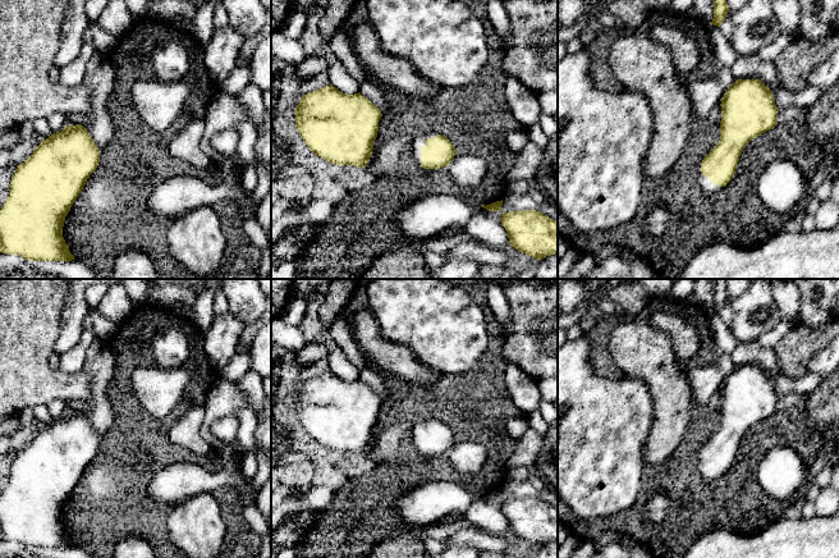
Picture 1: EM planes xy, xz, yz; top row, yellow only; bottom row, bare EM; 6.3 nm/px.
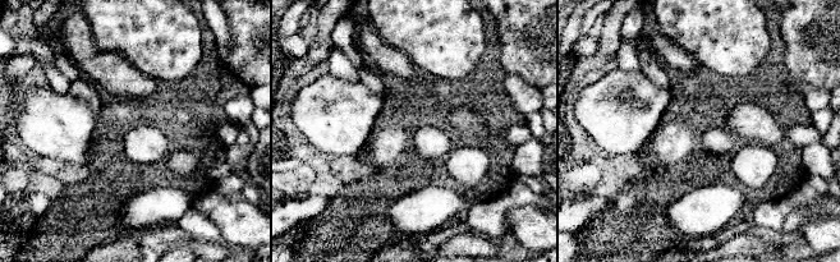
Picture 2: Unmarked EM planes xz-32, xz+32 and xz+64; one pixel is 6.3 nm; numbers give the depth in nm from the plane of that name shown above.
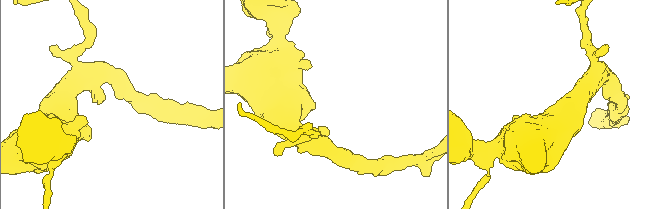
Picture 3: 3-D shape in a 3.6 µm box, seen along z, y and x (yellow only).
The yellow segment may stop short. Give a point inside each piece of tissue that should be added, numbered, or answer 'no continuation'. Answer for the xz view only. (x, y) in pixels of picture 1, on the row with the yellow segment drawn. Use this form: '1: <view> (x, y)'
1: xz (420, 141)

